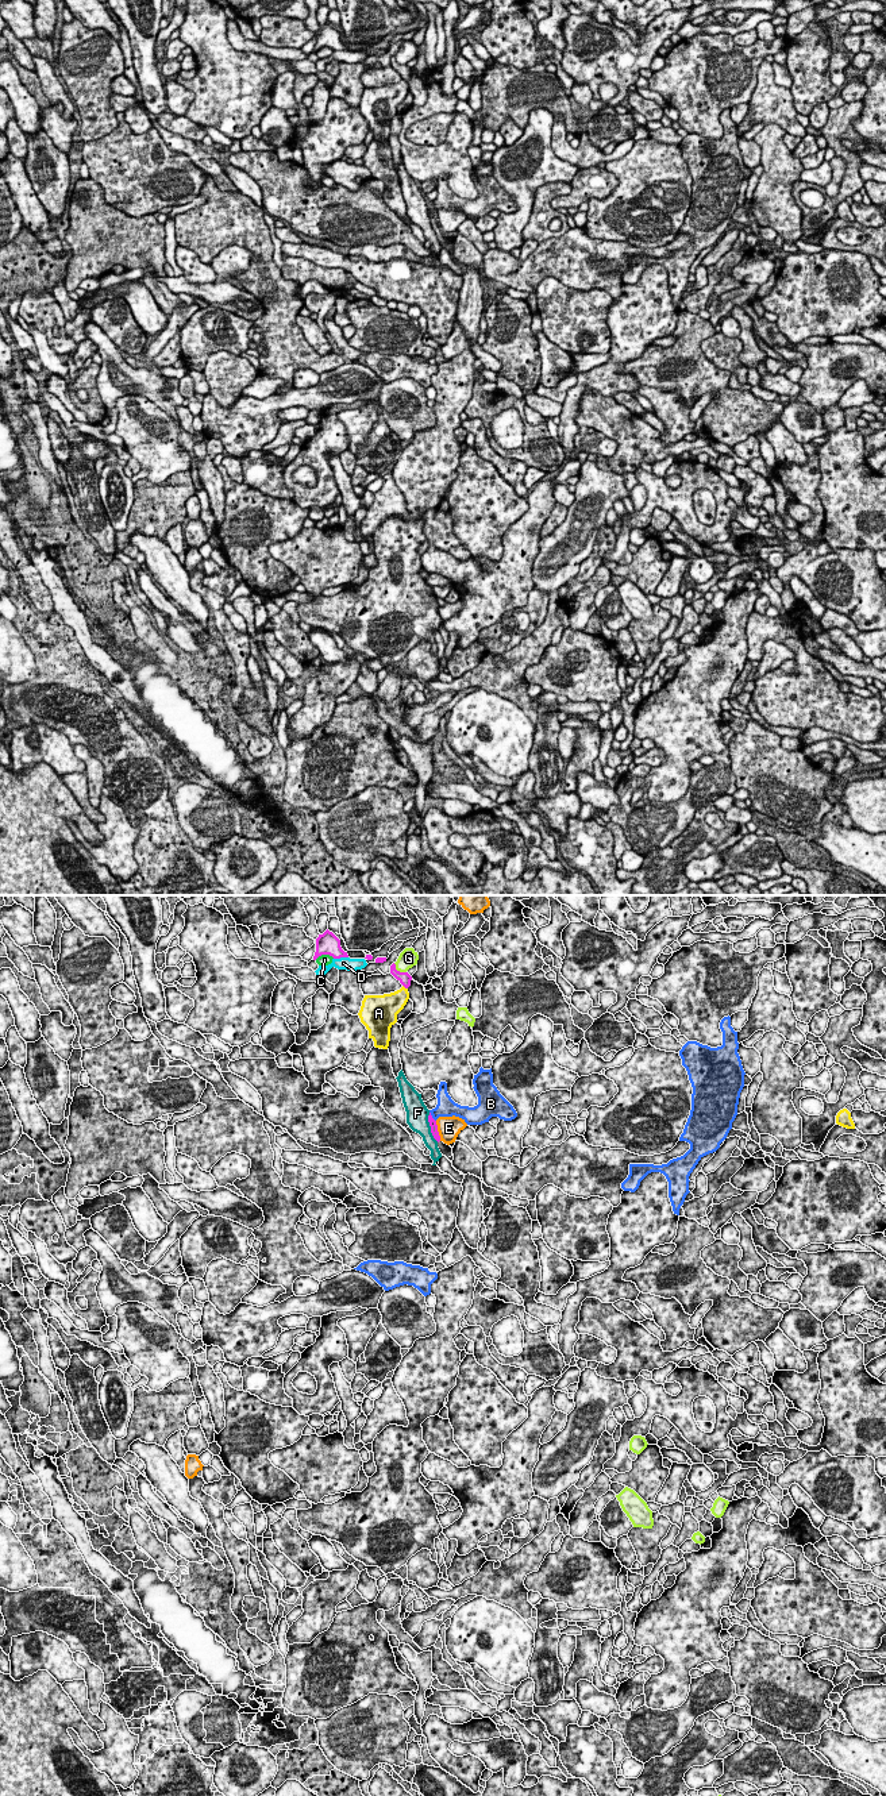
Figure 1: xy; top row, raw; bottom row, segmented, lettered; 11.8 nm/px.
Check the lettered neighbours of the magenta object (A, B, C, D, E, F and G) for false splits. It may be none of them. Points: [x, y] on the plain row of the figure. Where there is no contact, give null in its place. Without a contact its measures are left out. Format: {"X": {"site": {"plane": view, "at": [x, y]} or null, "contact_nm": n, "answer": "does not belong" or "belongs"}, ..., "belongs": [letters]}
{"A": {"site": {"plane": "xy", "at": [405, 80]}, "contact_nm": 80, "answer": "does not belong"}, "B": {"site": {"plane": "xy", "at": [431, 209]}, "contact_nm": 140, "answer": "does not belong"}, "C": {"site": {"plane": "xy", "at": [324, 46]}, "contact_nm": 240, "answer": "does not belong"}, "D": {"site": {"plane": "xy", "at": [341, 49]}, "contact_nm": 180, "answer": "does not belong"}, "E": {"site": {"plane": "xy", "at": [436, 223]}, "contact_nm": 240, "answer": "does not belong"}, "F": {"site": {"plane": "xy", "at": [431, 220]}, "contact_nm": 380, "answer": "does not belong"}, "G": {"site": {"plane": "xy", "at": [399, 64]}, "contact_nm": 200, "answer": "does not belong"}, "belongs": []}

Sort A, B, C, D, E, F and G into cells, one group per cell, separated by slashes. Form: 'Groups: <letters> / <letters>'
Groups: A / B / C / D / E / F / G

